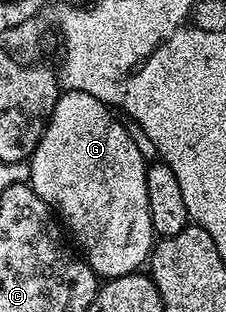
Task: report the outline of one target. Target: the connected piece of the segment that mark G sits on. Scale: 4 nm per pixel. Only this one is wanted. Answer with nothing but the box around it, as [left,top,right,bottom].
[30,90,154,280]

